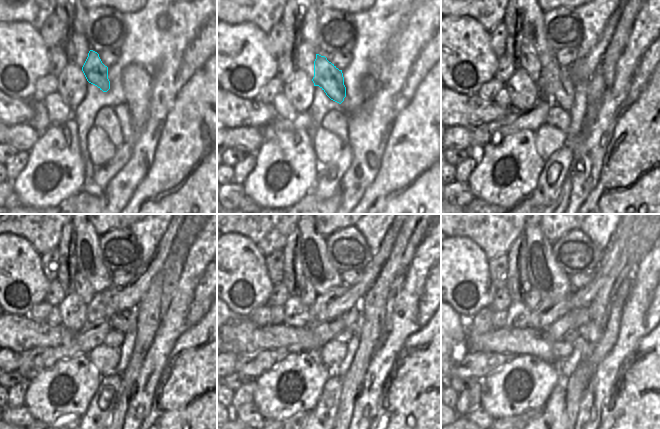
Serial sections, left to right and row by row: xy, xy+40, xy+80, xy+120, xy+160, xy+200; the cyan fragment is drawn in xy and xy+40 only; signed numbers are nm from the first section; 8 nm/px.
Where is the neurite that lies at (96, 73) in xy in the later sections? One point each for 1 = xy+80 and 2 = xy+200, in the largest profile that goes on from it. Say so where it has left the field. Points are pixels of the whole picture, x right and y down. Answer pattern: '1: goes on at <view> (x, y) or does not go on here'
1: goes on at xy+80 (554, 82)
2: goes on at xy+200 (591, 332)

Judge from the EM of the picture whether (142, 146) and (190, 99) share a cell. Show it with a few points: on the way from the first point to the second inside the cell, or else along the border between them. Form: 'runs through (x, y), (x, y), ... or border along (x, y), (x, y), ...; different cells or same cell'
border along (174, 104), (166, 119), (158, 144), (155, 147); different cells

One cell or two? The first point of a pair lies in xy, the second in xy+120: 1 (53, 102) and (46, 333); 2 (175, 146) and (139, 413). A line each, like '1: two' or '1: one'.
1: two
2: two

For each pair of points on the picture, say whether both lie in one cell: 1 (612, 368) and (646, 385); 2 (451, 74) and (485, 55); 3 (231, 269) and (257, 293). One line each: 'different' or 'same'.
1: different
2: same
3: same

